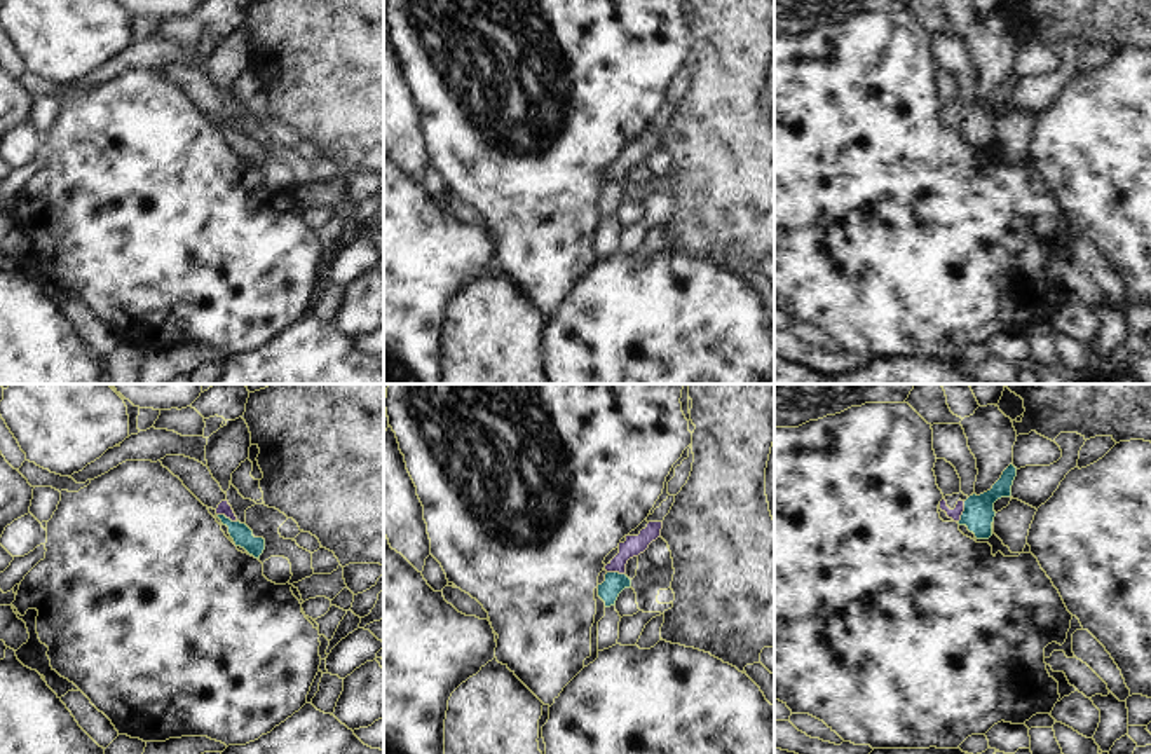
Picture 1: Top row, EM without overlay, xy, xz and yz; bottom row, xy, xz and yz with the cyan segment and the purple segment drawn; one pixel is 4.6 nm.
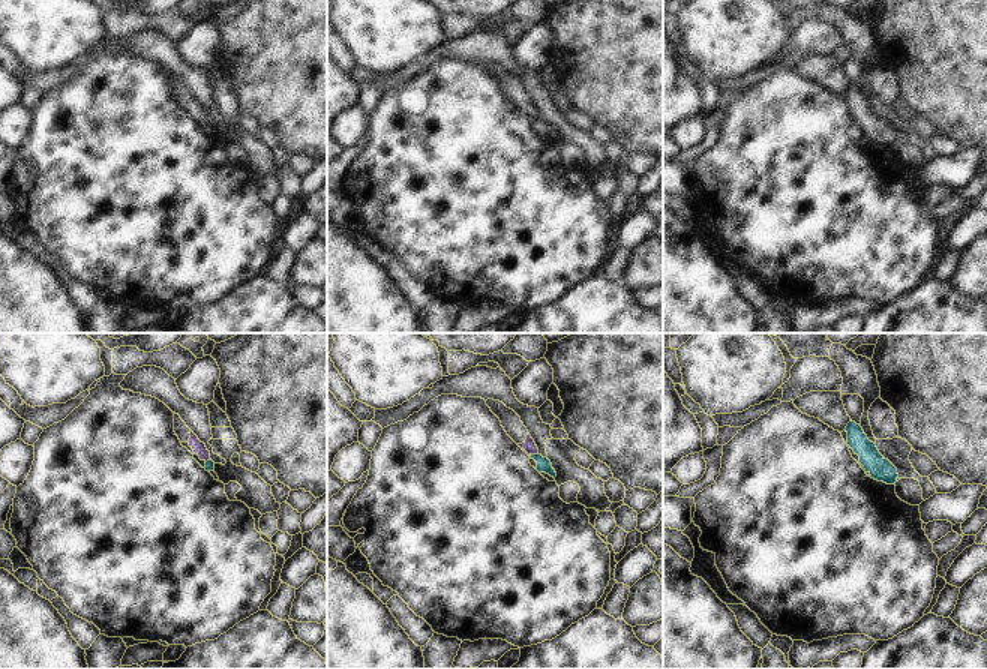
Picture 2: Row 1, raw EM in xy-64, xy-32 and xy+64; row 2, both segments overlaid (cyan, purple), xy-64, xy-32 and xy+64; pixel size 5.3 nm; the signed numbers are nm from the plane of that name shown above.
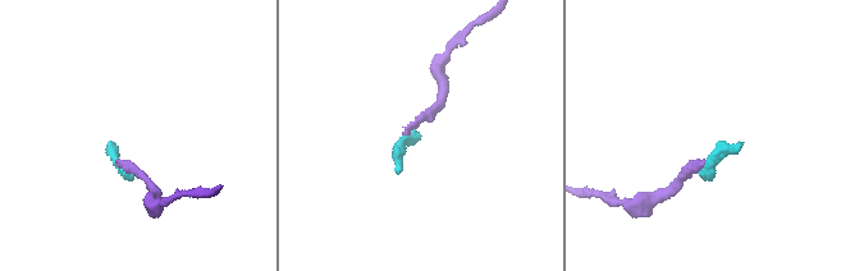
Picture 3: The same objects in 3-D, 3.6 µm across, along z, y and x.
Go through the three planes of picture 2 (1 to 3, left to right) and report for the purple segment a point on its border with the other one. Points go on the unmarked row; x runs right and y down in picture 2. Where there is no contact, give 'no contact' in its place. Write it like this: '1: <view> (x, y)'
1: xy-64 (207, 125)
2: xy-32 (534, 119)
3: no contact

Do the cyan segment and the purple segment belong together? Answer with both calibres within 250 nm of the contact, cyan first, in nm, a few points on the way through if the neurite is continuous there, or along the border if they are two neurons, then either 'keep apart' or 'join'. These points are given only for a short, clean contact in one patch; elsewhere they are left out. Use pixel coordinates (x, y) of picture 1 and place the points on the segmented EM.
100 nm thick on the cyan side, 60 nm on the other; border along xy (217, 514), (238, 520); keep apart

